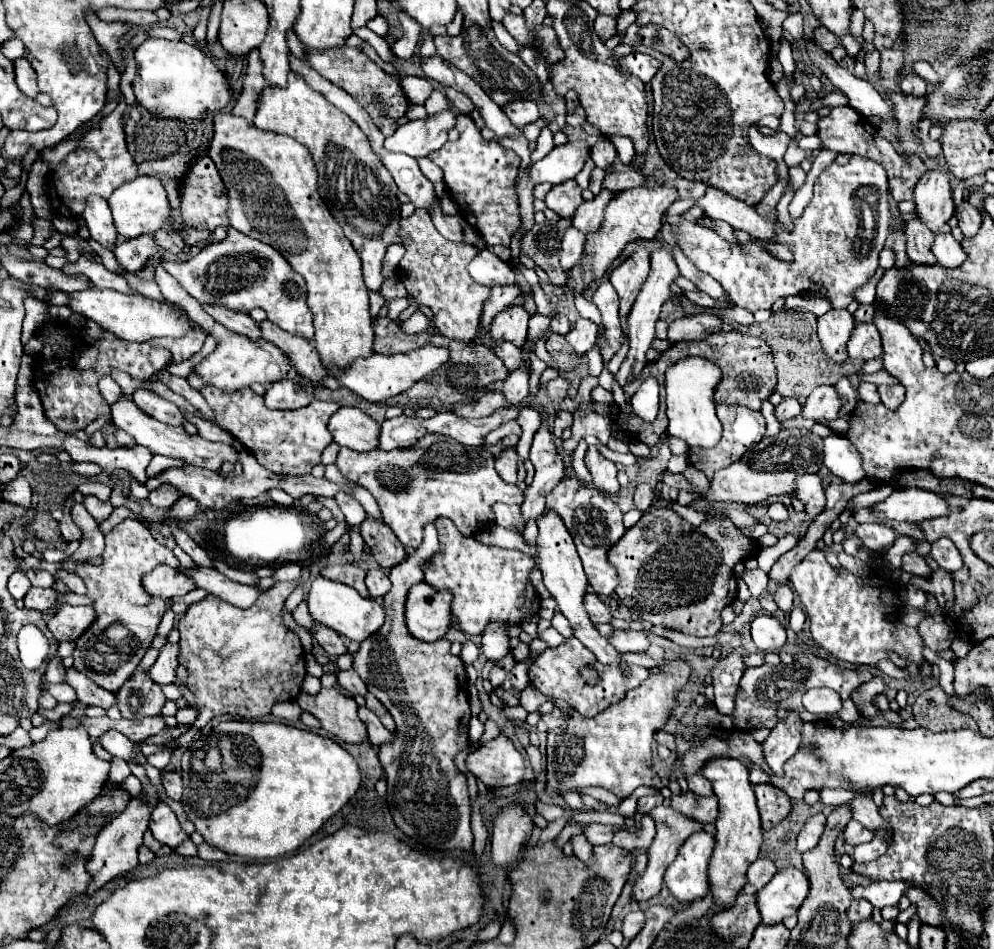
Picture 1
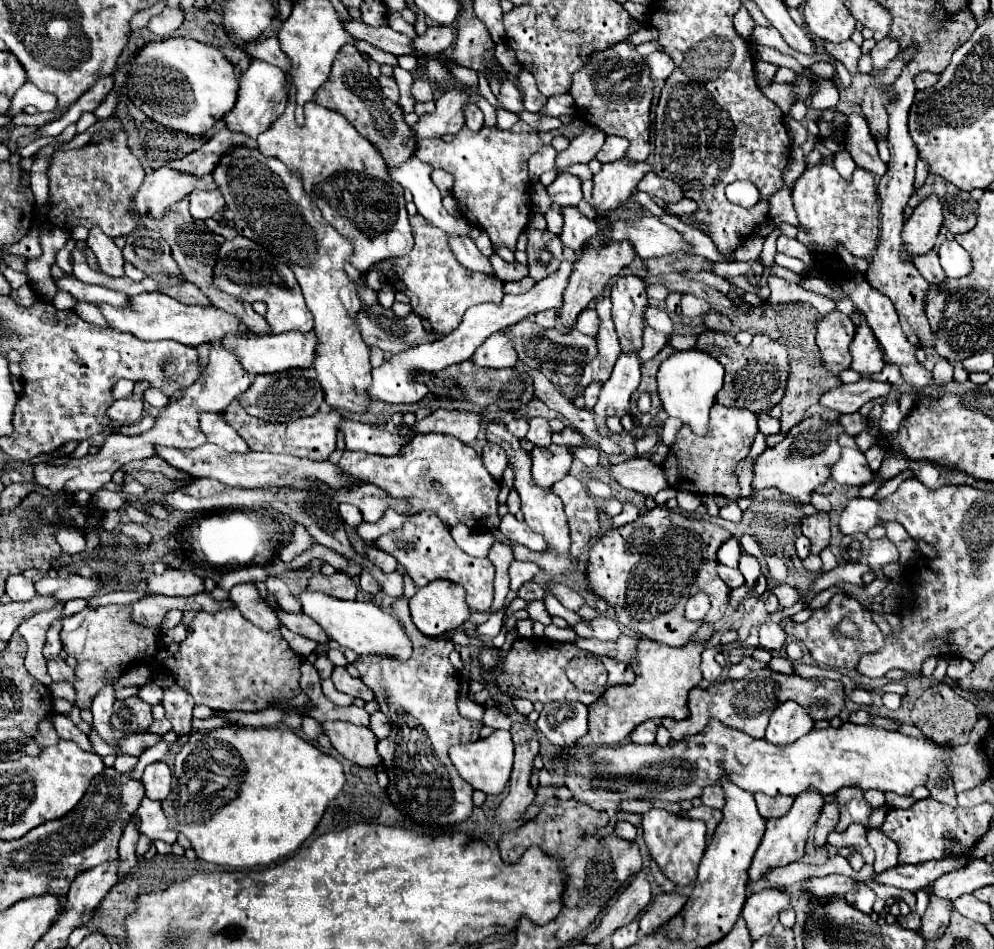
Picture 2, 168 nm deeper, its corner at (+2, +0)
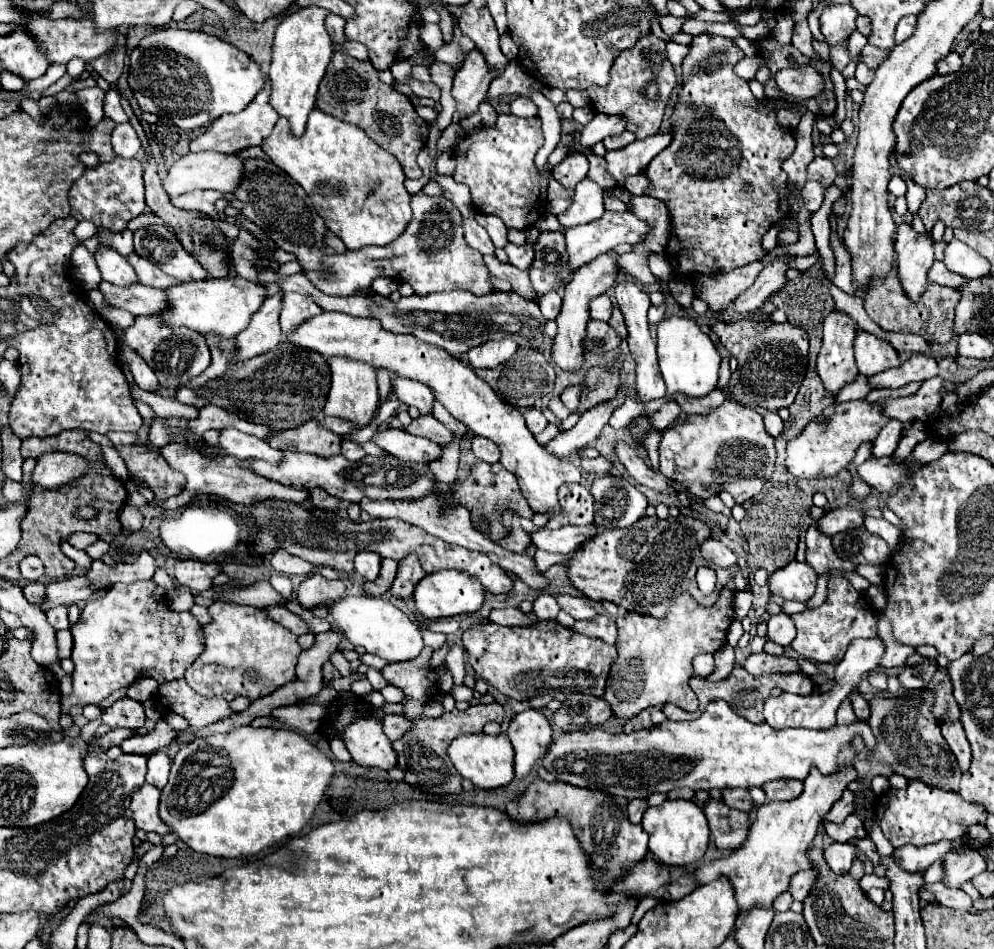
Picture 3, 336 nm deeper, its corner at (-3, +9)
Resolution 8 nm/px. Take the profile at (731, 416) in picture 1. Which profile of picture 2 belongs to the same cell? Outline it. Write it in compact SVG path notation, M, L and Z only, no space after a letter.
M714 405L710 409L710 429L704 437L692 433L688 425L682 425L676 439L660 465L666 481L676 491L690 491L694 495L724 495L728 499L740 497L740 485L736 481L734 469L746 459L754 437L758 433L756 415L748 409L730 409L724 405Z

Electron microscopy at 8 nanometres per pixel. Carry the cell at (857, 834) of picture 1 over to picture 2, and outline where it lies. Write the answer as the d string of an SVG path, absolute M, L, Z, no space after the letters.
M850 825L844 833L830 833L828 835L828 845L832 847L854 847L854 849L862 849L868 845L866 841L866 827L864 825Z

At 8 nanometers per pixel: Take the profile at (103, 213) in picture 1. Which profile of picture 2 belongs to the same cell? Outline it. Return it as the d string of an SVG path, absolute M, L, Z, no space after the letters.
M92 227L90 237L88 237L86 243L88 243L88 247L92 249L92 253L98 259L100 273L104 273L108 277L124 277L122 251L114 245L112 237L108 237L102 231L98 231L96 227Z

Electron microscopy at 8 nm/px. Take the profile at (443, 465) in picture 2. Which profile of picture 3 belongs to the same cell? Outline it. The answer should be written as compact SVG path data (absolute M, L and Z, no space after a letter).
M343 438L343 442L341 442L341 454L343 454L347 460L351 460L351 462L357 462L357 460L361 460L361 458L367 456L367 452L365 452L359 444L355 444L355 442L351 442L351 440L345 440L345 438Z

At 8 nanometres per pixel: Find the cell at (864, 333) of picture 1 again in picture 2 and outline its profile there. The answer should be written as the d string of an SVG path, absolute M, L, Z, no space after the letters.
M862 321L856 329L856 337L850 345L850 355L852 355L850 369L858 371L862 377L880 373L882 367L886 365L884 351L880 347L878 339L874 337L872 329L866 325L866 321Z

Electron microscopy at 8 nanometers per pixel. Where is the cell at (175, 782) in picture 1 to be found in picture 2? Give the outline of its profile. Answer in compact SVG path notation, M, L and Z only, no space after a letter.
M158 761L158 763L148 765L142 775L142 783L146 787L146 797L164 801L164 797L168 797L170 781L172 781L172 771L168 769L166 763Z

